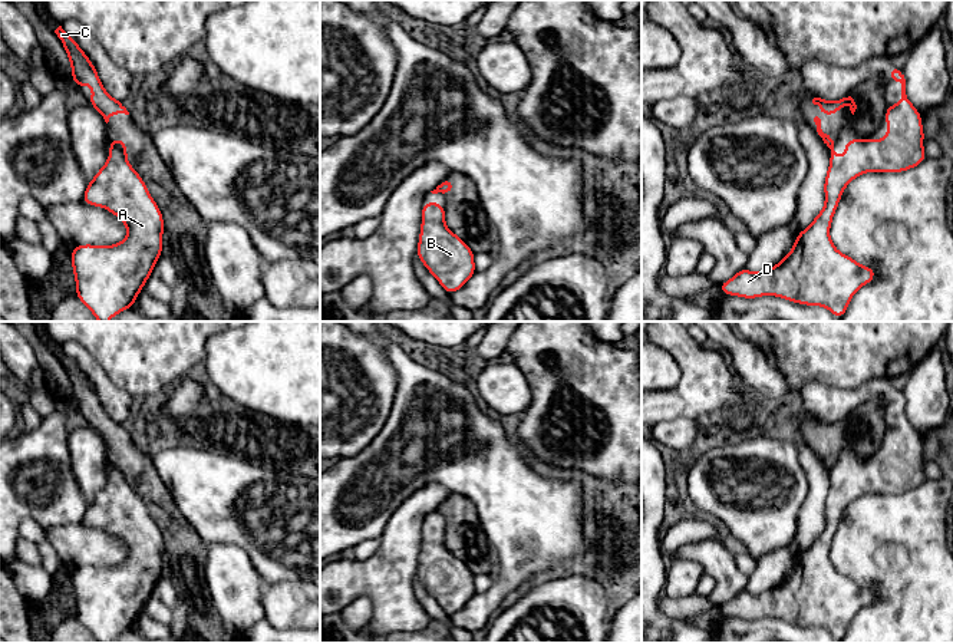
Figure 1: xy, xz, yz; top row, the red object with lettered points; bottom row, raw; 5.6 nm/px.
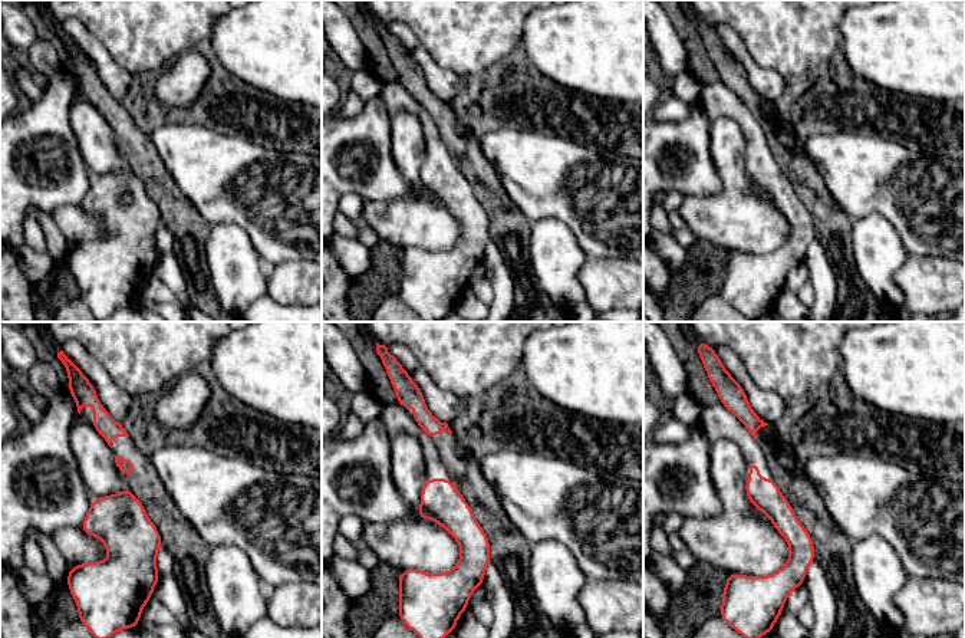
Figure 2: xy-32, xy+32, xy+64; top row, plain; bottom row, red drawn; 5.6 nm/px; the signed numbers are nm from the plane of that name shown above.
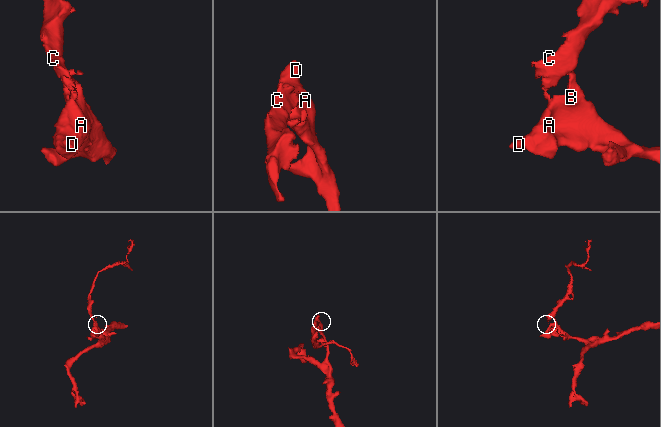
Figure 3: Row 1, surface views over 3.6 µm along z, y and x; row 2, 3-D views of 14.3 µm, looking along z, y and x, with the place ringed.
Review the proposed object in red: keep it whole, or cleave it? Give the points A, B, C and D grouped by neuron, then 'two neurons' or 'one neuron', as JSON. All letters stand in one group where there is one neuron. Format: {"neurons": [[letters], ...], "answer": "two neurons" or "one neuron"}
{"neurons": [["A", "B", "D"], ["C"]], "answer": "two neurons"}

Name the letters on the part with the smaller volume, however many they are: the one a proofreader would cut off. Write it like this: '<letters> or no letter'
C

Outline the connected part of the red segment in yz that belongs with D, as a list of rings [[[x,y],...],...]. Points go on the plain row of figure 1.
[[[890,389],[890,402],[901,405],[901,422],[886,429],[886,461],[847,461],[845,477],[830,472],[825,495],[825,524],[812,544],[795,557],[795,564],[776,587],[751,594],[746,587],[731,601],[718,607],[722,616],[743,620],[764,617],[828,630],[842,640],[858,610],[875,600],[873,588],[858,586],[840,574],[830,560],[832,538],[847,507],[865,494],[903,494],[926,479],[921,435],[906,416],[906,400],[900,389]]]

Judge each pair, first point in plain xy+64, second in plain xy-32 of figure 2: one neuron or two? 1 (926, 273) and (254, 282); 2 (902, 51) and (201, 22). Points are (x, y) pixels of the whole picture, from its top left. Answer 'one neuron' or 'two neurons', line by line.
1: two neurons
2: two neurons

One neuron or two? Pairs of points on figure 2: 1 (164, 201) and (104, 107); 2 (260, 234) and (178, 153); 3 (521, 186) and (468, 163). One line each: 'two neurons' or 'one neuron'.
1: one neuron
2: one neuron
3: two neurons

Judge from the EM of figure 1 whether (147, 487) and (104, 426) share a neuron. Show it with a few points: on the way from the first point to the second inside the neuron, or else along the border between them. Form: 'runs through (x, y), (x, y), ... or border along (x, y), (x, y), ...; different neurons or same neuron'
runs through (139, 472), (124, 454), (118, 441); same neuron

